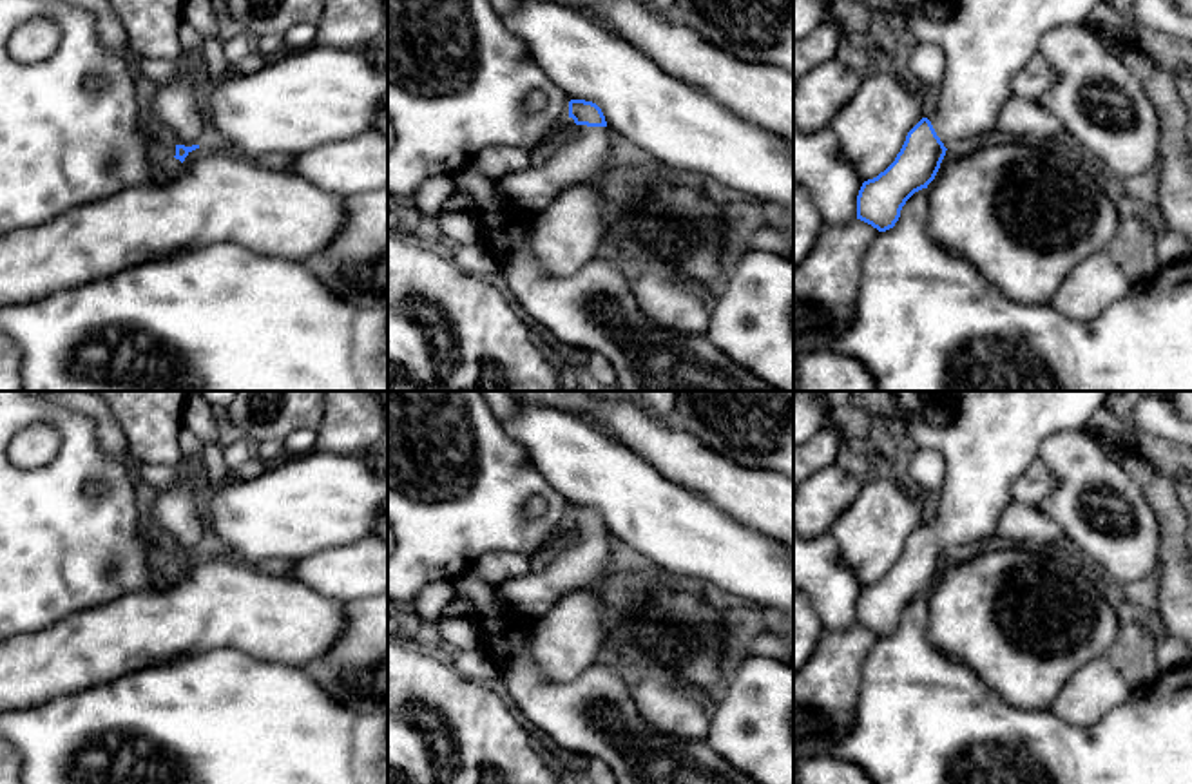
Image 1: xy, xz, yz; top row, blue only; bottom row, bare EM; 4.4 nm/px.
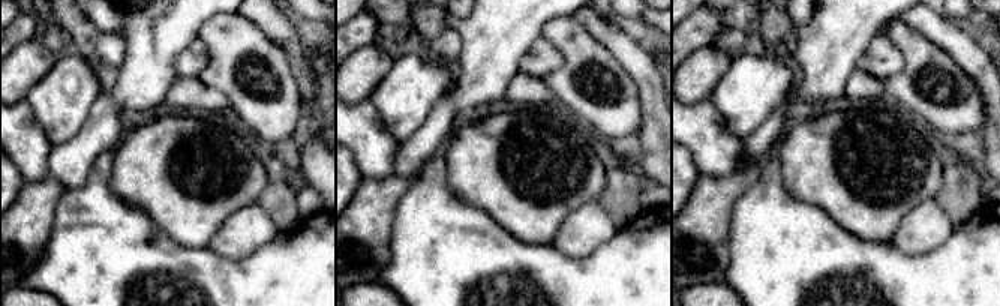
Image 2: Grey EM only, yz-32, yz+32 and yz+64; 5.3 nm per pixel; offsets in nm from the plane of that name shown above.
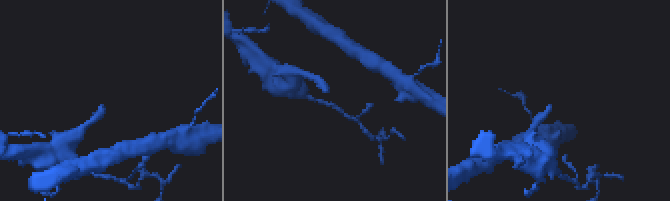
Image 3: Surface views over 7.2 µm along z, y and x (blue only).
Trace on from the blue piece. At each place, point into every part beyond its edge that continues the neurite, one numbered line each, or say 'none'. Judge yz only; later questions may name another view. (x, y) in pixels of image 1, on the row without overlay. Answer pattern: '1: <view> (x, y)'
1: yz (997, 435)

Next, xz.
1: xz (584, 565)

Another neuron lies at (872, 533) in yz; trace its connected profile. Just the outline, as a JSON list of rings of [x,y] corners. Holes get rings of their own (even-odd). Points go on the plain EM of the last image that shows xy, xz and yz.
[[[888,473],[866,474],[855,500],[830,525],[842,561],[864,585],[884,578],[900,558],[908,538],[922,525],[922,505]]]

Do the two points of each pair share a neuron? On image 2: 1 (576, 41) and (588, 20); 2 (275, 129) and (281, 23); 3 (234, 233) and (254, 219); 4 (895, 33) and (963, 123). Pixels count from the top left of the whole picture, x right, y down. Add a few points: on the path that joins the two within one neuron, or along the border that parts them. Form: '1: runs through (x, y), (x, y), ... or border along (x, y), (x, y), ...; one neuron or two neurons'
1: border along (568, 15), (609, 50); two neurons
2: border along (254, 21), (282, 50), (294, 77); two neurons
3: runs through (239, 233), (249, 224); one neuron
4: runs through (910, 60), (912, 92), (924, 102), (936, 107); one neuron

